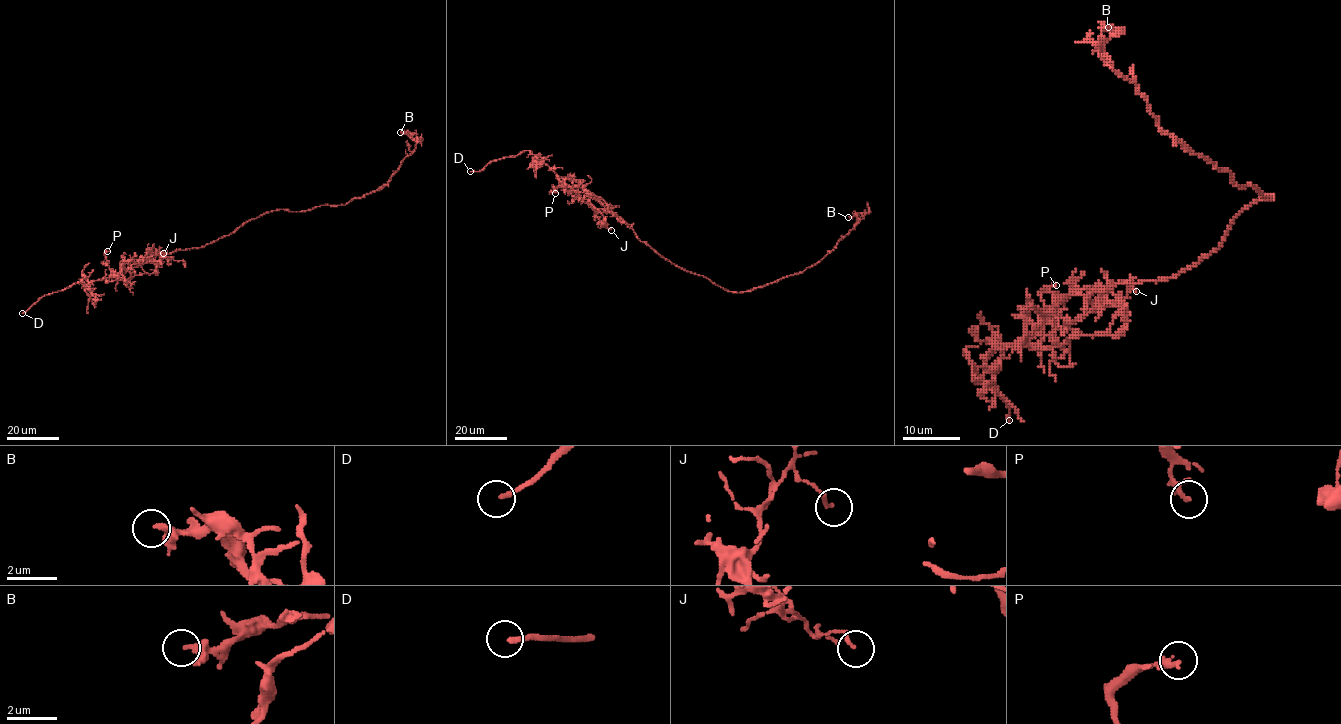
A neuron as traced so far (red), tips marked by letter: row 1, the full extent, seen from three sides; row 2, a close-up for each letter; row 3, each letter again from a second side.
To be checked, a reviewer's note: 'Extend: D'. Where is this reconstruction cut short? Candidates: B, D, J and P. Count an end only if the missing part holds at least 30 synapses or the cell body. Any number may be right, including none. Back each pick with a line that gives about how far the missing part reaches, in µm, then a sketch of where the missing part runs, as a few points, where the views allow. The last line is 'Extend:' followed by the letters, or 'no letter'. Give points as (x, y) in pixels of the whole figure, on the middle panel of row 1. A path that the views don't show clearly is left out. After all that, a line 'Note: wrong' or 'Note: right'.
D: 9 µm | (470, 171), (453, 179)
Extend: D
Note: right

